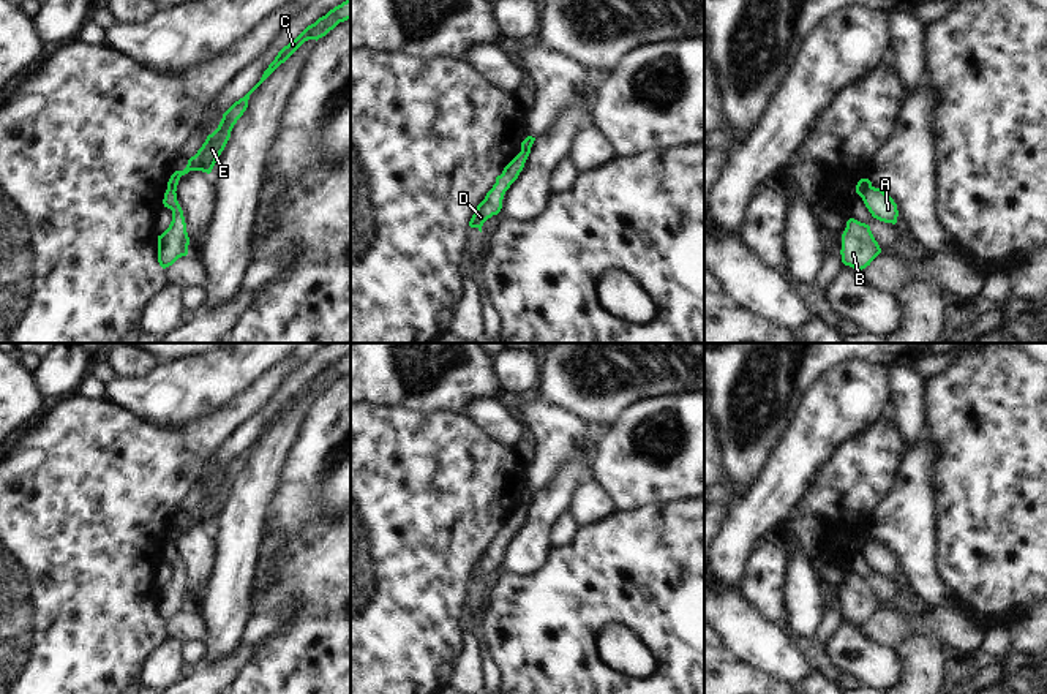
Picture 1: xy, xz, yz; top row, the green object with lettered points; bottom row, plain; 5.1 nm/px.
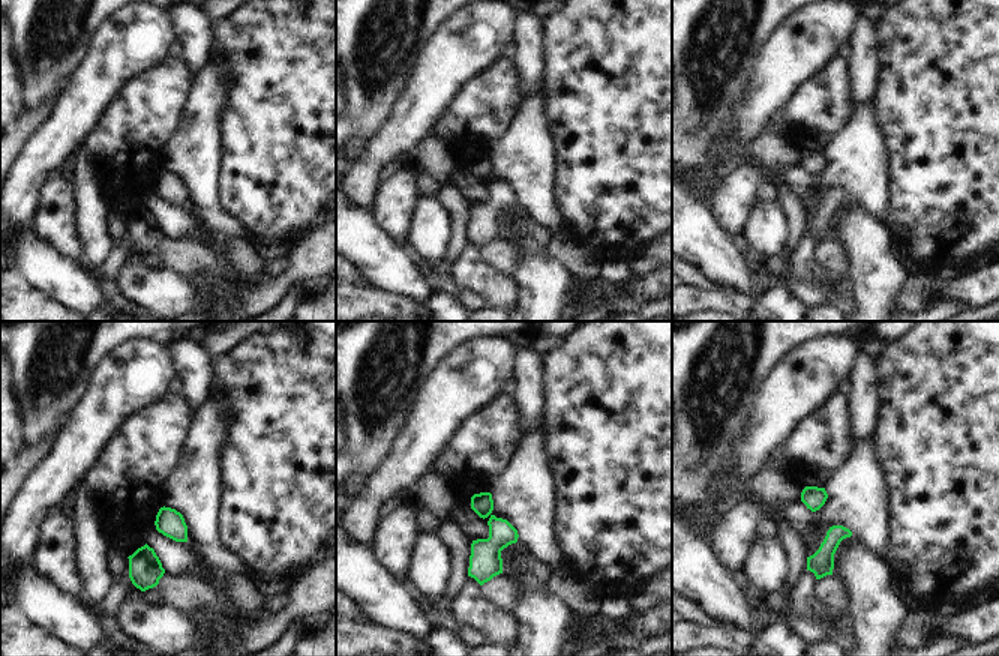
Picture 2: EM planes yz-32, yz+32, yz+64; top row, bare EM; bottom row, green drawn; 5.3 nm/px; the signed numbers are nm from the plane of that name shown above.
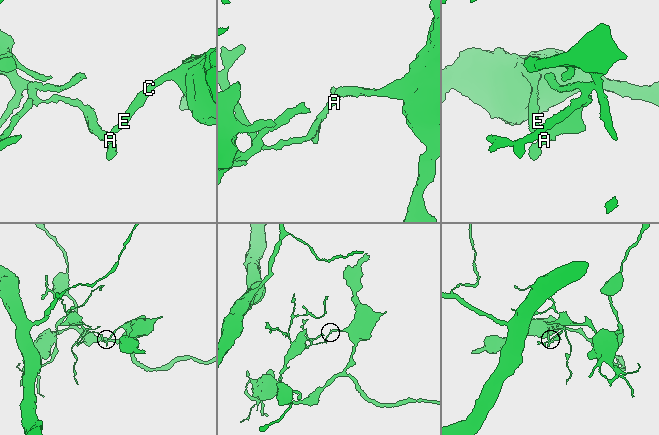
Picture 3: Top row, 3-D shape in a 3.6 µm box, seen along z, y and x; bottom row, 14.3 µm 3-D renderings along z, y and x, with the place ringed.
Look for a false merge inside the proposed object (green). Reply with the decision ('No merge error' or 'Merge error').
Merge error.

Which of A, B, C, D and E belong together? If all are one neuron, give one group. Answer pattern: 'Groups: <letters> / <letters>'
Groups: A B D / C E.

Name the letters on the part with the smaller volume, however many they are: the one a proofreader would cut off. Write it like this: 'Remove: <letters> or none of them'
Remove: A, B, D

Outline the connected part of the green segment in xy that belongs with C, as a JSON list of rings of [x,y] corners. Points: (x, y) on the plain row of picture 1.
[[[351,354],[343,356],[341,359],[330,364],[325,370],[319,372],[314,378],[308,379],[294,395],[284,400],[275,414],[264,425],[261,435],[238,455],[235,455],[224,468],[218,482],[207,490],[202,501],[194,511],[188,514],[188,519],[183,525],[175,525],[169,536],[167,542],[177,545],[177,539],[182,530],[190,525],[202,525],[210,528],[221,506],[224,504],[231,485],[237,474],[243,470],[248,462],[250,449],[281,419],[284,417],[305,395],[319,394],[333,384],[340,376],[351,373]]]

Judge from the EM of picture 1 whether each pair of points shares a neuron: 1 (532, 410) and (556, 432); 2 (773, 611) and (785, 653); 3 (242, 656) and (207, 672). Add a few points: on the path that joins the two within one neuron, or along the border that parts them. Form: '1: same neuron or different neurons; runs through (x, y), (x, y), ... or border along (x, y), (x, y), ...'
1: same neuron; runs through (539, 416), (550, 426)
2: different neurons; border along (749, 603), (766, 620), (780, 628)
3: same neuron; runs through (234, 660), (220, 672), (215, 672)

